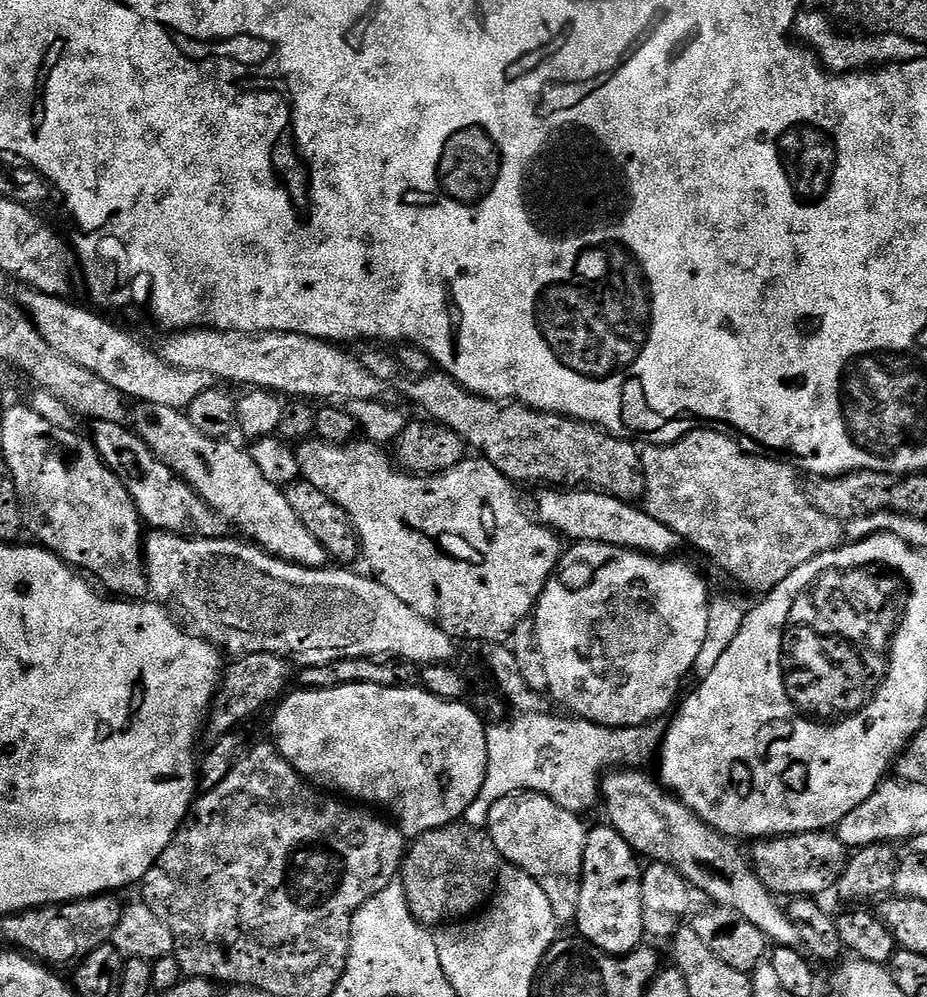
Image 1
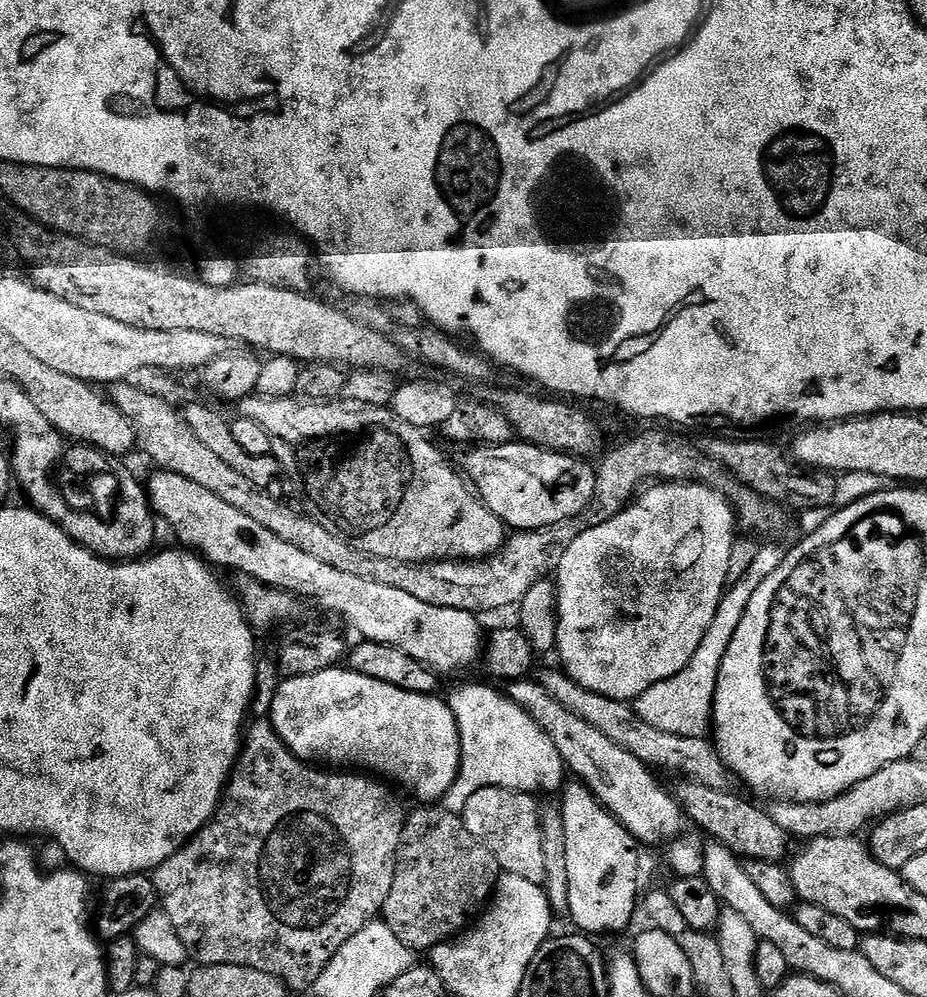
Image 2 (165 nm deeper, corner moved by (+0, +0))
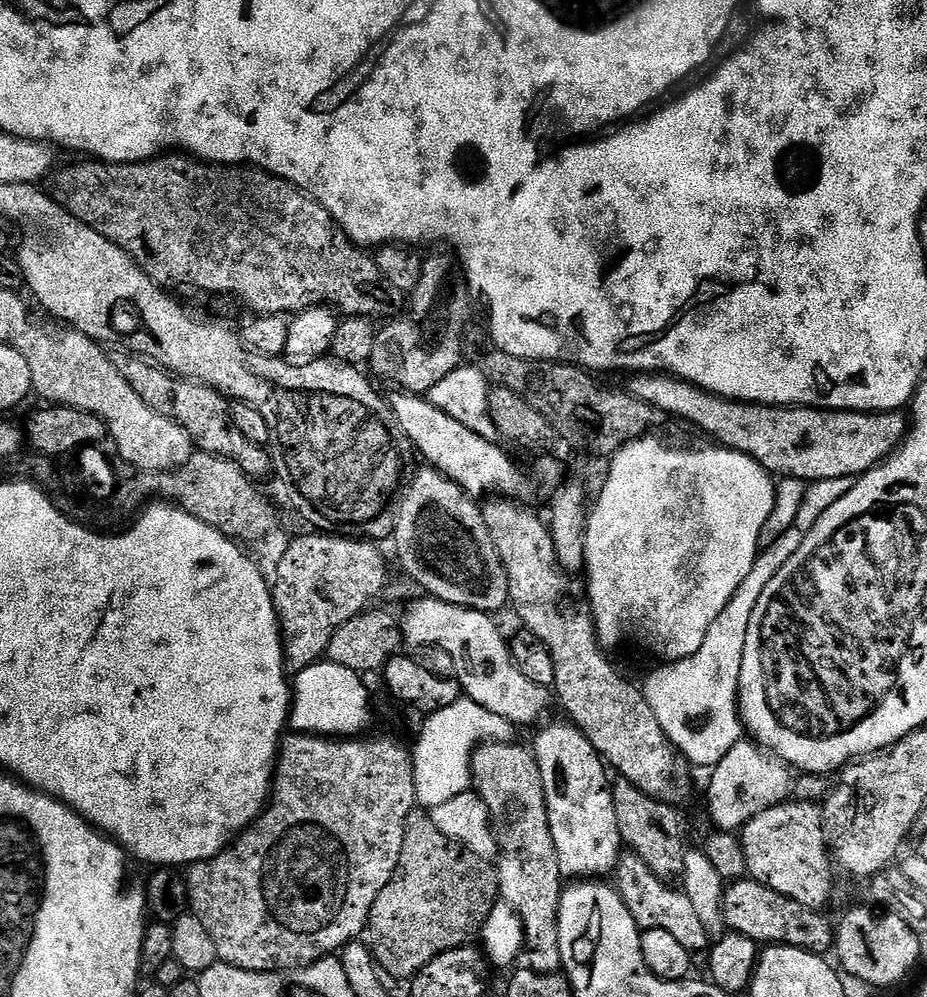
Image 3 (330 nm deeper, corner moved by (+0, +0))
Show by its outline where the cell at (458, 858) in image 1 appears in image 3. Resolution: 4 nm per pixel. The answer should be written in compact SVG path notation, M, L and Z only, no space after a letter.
M413 814L408 818L408 826L404 830L404 841L402 842L402 854L400 861L396 867L396 872L390 878L390 882L386 886L386 890L382 890L382 894L378 894L378 898L374 898L374 906L368 915L368 927L366 929L366 943L375 958L377 965L385 977L393 976L396 980L411 981L423 970L429 962L434 958L438 958L438 954L442 954L451 948L459 948L467 945L472 935L479 933L484 927L484 923L488 921L488 915L492 912L492 907L498 903L500 894L500 882L496 879L496 869L485 857L476 856L469 852L462 844L455 844L450 838L446 838L446 834L439 832L434 826L432 820L427 816L419 816Z

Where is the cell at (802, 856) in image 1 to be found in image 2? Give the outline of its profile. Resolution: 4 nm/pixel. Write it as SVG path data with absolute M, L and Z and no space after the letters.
M691 782L681 783L680 789L675 789L674 795L680 802L680 807L684 810L684 815L688 817L693 825L697 824L702 831L708 835L715 843L726 846L736 856L744 860L774 860L783 861L784 855L788 852L788 843L790 837L787 832L782 830L782 826L778 826L778 822L774 822L771 811L759 808L756 804L751 804L748 800L743 800L740 796L735 796L735 791L714 790L710 786L702 786Z

